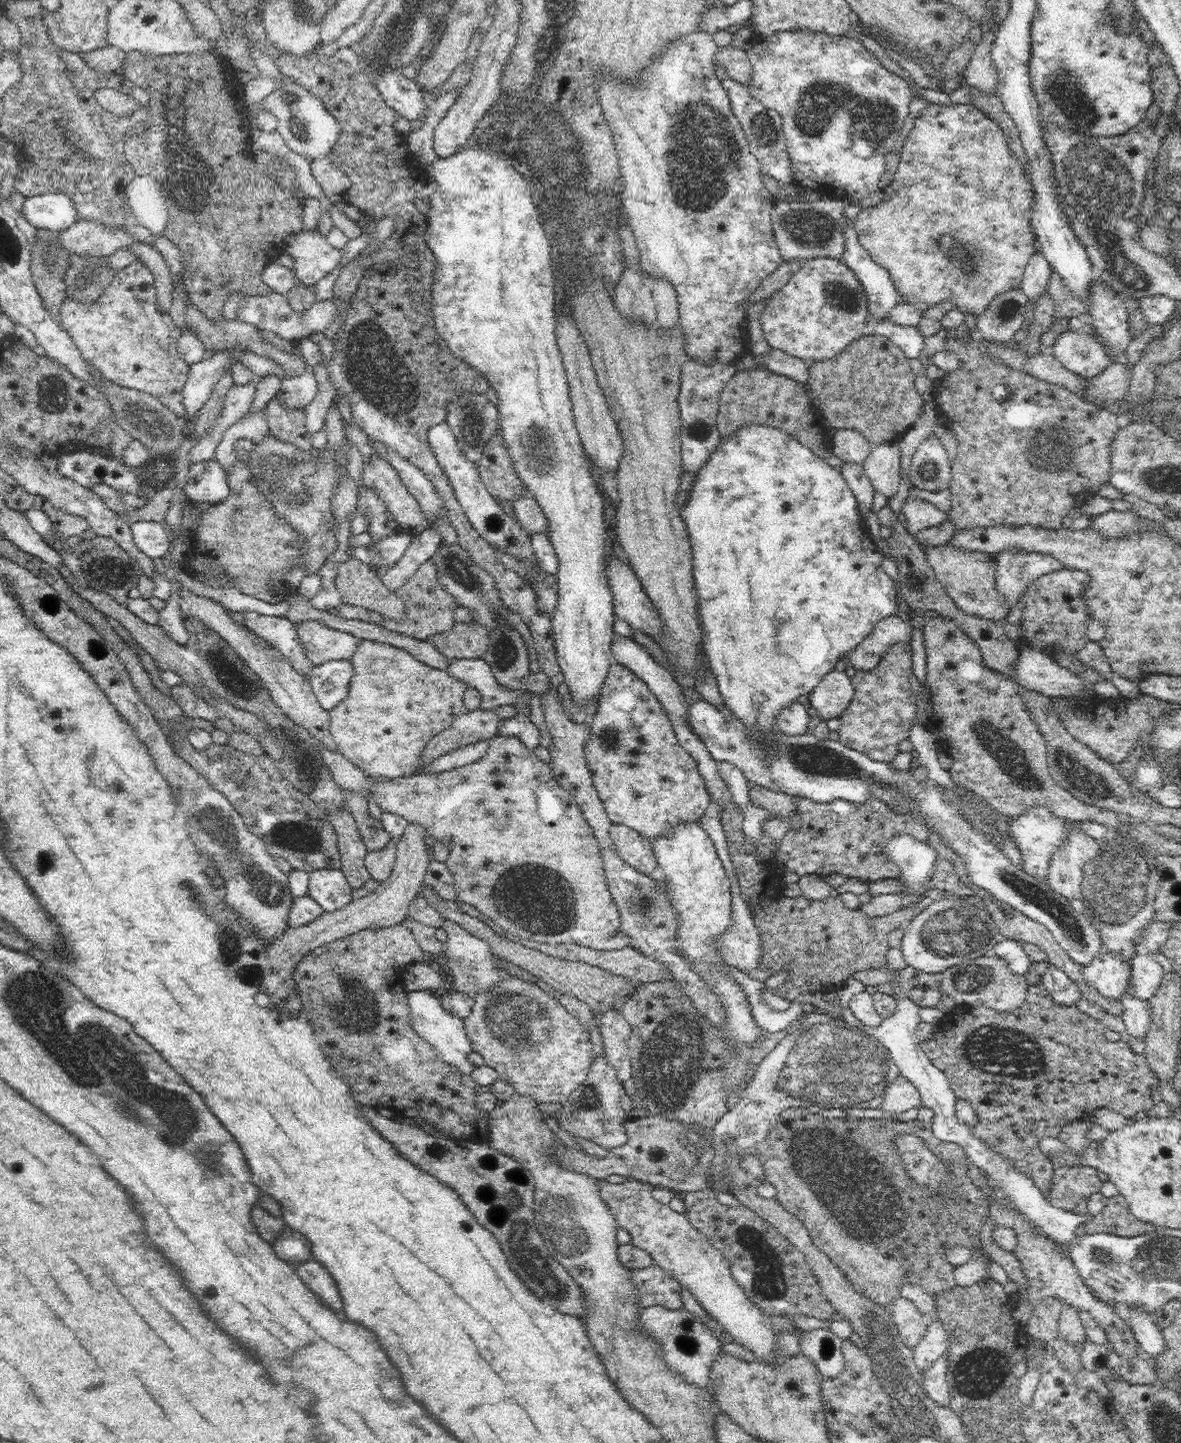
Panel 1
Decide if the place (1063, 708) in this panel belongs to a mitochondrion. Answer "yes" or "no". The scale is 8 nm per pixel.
no

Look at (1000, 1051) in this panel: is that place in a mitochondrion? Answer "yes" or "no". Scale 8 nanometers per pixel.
yes

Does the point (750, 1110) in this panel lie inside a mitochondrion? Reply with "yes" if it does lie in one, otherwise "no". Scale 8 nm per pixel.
no

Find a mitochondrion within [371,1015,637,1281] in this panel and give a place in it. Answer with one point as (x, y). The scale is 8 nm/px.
(566, 1231)

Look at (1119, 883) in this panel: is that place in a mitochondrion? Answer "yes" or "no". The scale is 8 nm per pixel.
yes

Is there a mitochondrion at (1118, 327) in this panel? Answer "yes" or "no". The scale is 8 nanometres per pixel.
no

